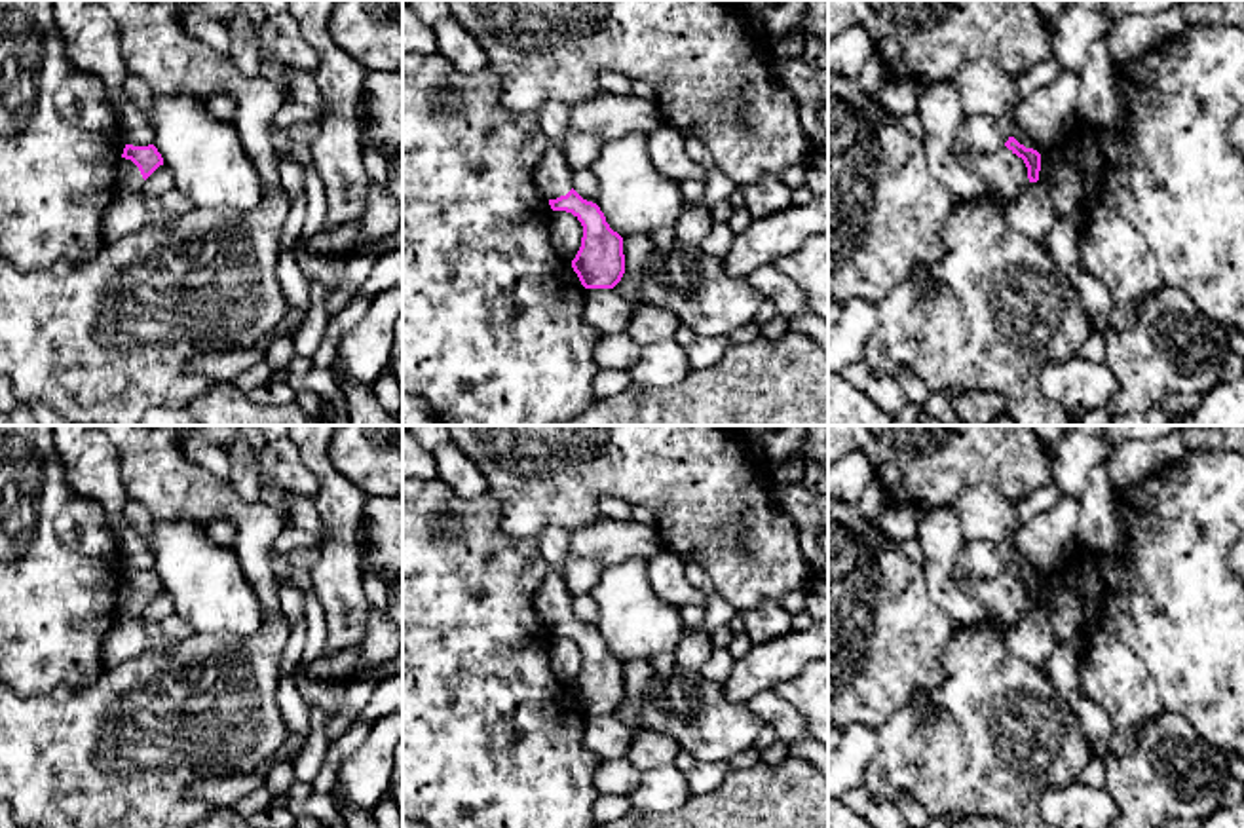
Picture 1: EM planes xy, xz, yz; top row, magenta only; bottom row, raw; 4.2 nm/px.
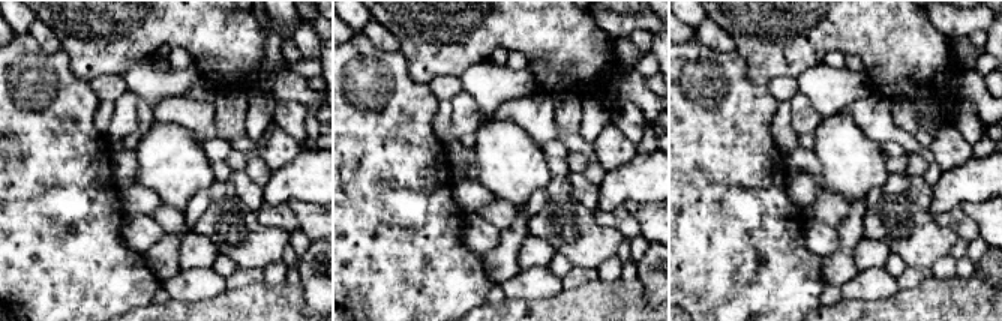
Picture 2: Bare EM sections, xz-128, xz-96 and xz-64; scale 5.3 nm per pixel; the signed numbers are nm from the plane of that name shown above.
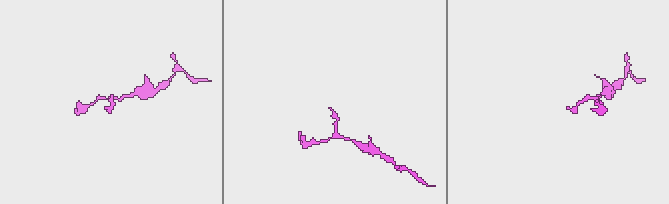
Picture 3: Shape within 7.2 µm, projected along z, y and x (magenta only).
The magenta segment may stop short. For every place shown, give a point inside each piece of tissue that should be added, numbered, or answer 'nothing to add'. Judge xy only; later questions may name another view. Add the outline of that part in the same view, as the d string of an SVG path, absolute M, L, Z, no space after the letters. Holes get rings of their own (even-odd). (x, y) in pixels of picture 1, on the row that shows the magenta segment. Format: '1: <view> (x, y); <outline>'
1: xy (130, 179); M125 158L120 160L116 179L118 179L118 192L142 192L144 179L131 160Z

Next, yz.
1: yz (1005, 173); M1005 144L991 154L965 152L959 156L959 163L984 179L988 182L986 199L1003 207L1031 184L1024 160Z

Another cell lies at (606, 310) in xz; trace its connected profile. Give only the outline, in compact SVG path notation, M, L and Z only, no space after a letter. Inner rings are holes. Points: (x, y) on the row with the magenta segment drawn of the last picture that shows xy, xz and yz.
M615 289L585 291L583 319L602 334L627 330L634 310Z

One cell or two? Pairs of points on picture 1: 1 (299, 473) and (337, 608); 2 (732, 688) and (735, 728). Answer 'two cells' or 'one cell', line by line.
1: two cells
2: two cells

